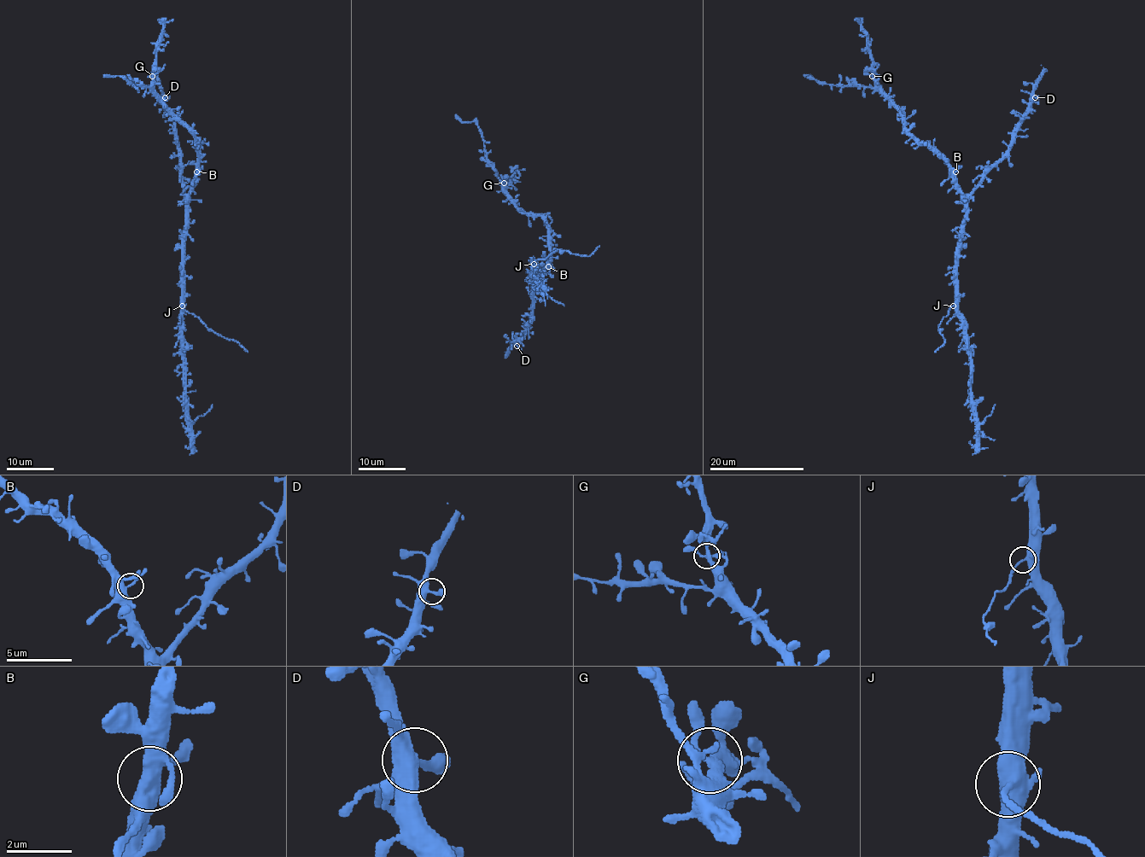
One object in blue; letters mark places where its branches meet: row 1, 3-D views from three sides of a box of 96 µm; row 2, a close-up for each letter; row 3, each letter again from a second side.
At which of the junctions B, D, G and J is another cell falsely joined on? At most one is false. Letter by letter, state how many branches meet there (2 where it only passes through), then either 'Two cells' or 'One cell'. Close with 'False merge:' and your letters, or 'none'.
B: Branches: 3. One cell
D: Branches: 3. One cell
G: Branches: 3. One cell
J: Branches: 3. Two cells
False merge: J

